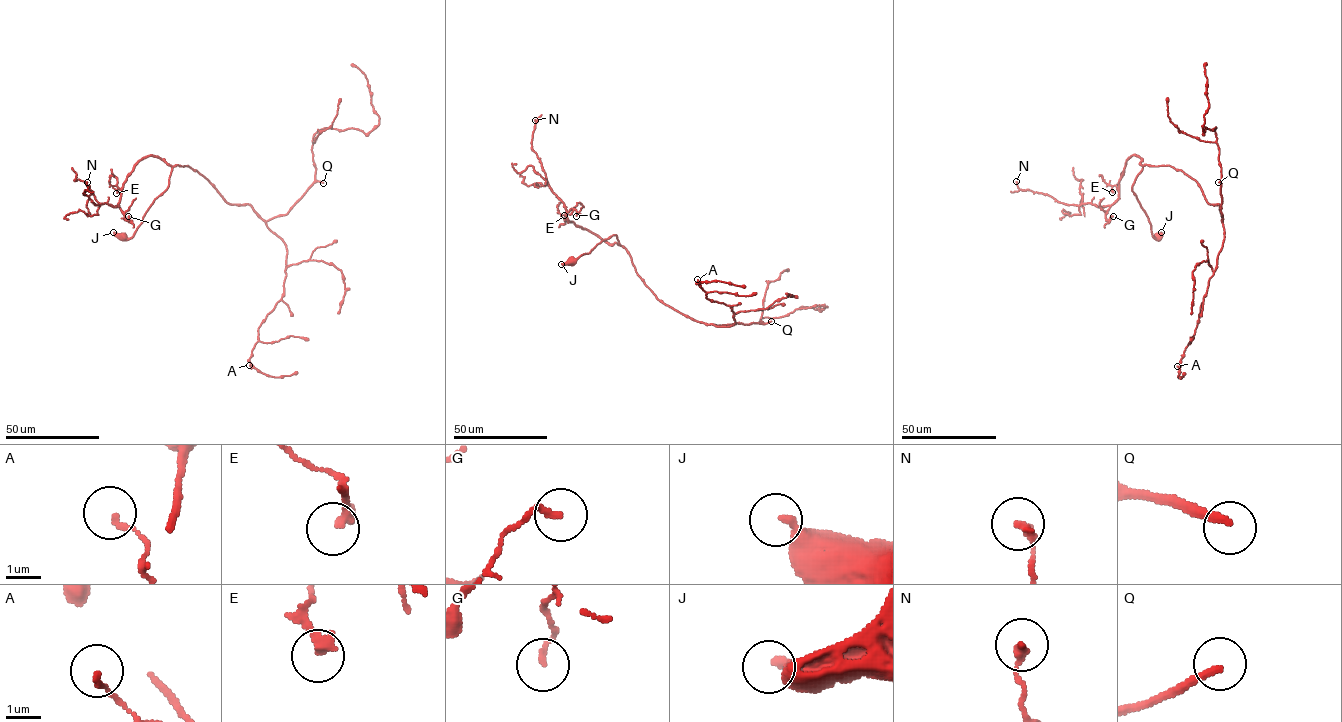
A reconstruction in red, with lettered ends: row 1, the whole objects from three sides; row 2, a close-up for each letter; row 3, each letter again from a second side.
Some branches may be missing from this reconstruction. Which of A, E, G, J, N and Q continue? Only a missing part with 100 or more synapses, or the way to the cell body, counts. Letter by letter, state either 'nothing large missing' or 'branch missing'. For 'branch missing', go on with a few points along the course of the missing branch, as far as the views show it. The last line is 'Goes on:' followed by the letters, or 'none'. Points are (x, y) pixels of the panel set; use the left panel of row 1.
A: nothing large missing
E: nothing large missing
G: nothing large missing
J: nothing large missing
N: nothing large missing
Q: branch missing; course (323, 183), (333, 186), (327, 184), (318, 198), (306, 202), (292, 241), (291, 250), (297, 262), (296, 270)
Goes on: Q

